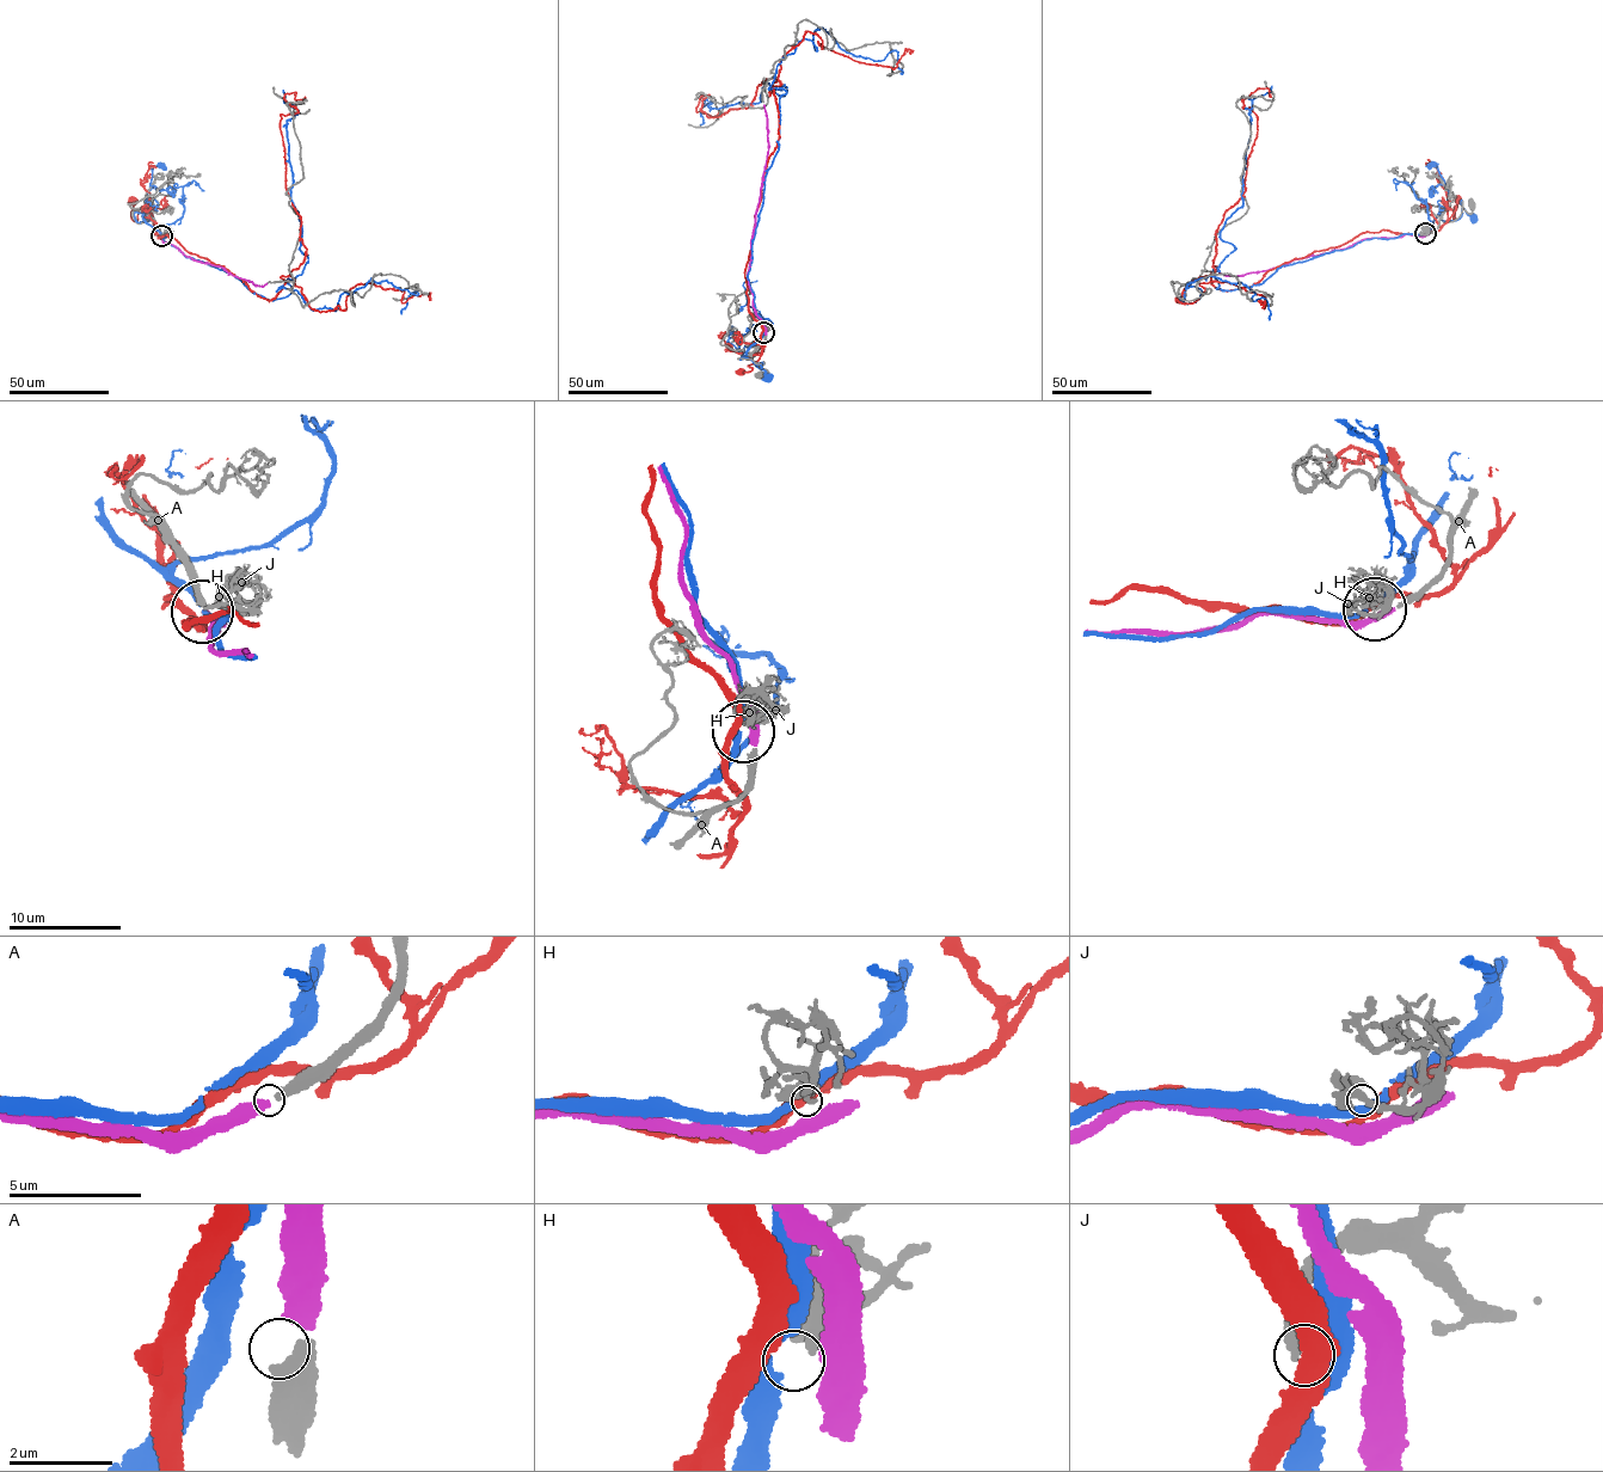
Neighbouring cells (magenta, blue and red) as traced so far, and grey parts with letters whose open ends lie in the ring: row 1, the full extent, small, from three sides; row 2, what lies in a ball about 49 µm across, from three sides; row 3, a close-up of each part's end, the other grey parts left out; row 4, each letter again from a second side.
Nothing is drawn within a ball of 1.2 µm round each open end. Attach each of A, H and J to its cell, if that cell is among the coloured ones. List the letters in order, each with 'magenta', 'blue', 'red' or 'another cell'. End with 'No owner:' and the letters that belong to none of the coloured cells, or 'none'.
A: magenta
H: another cell
J: red
No owner: H

